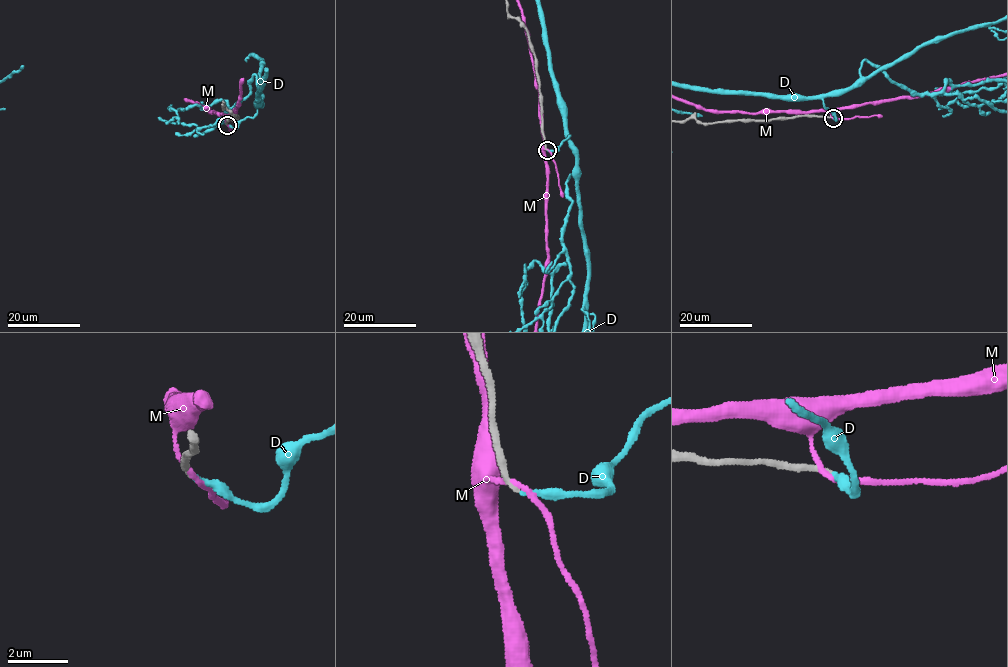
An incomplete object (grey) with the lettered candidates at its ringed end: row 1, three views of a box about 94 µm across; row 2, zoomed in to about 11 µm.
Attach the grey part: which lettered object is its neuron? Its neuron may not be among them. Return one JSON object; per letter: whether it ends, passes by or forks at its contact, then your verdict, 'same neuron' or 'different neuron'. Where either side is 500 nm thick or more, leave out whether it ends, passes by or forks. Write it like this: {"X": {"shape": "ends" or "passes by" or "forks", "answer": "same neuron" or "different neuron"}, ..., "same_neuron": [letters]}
{"D": {"shape": "ends", "answer": "same neuron"}, "M": {"shape": "passes by", "answer": "different neuron"}, "same_neuron": ["D"]}

